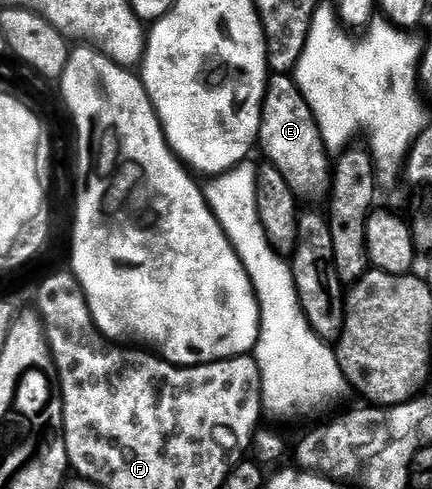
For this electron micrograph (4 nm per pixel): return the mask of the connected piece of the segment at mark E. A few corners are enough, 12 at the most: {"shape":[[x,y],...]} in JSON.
{"shape":[[292,74],[269,76],[259,147],[298,200],[330,194],[331,155]]}

